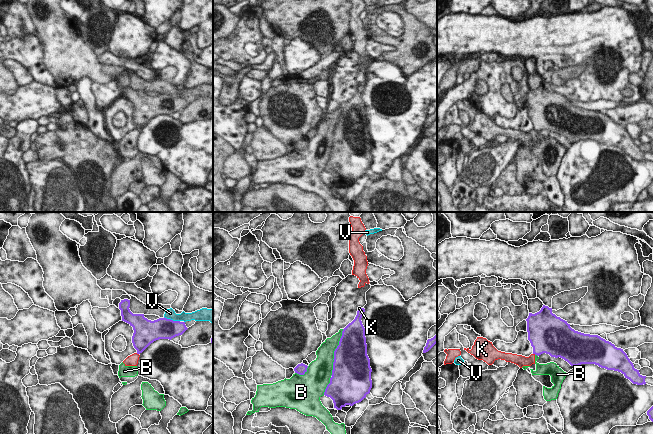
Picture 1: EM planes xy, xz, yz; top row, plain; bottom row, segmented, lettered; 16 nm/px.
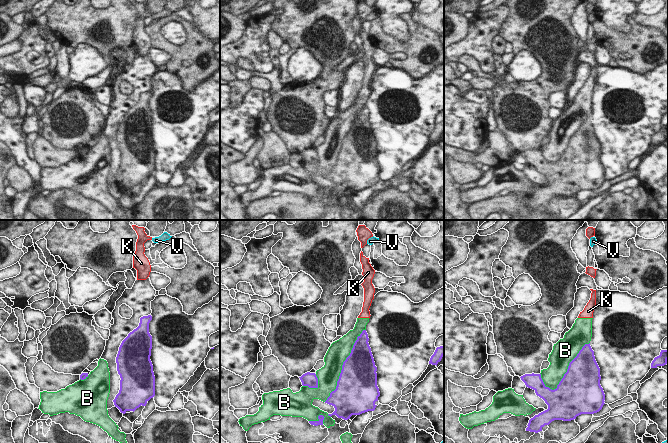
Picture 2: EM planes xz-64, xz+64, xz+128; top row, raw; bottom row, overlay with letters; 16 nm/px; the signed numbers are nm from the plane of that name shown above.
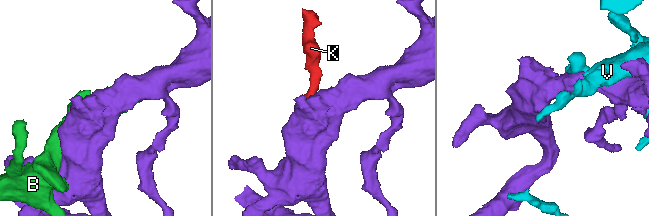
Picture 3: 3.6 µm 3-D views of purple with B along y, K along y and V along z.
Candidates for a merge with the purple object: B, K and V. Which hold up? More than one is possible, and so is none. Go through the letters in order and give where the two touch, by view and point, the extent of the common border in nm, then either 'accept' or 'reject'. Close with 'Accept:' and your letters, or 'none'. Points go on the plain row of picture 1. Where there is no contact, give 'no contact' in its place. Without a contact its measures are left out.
B: xz (334, 128) | 800 nm | reject
K: yz (534, 129) | 50 nm | reject
V: xy (172, 96) | 260 nm | reject
Accept: none

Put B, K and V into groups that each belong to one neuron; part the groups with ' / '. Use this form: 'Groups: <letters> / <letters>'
Groups: B K / V.

